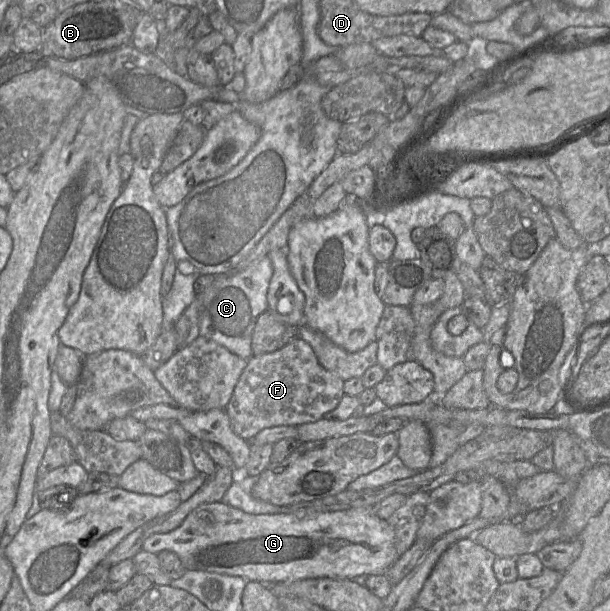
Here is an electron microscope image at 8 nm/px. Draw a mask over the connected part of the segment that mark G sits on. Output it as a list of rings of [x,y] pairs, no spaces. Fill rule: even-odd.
[[[225,502],[201,504],[182,524],[166,533],[154,533],[145,539],[142,550],[174,552],[186,570],[200,570],[239,576],[265,585],[311,578],[351,579],[386,574],[398,559],[395,533],[387,520],[379,518],[373,507],[358,507],[333,512],[248,514]]]

